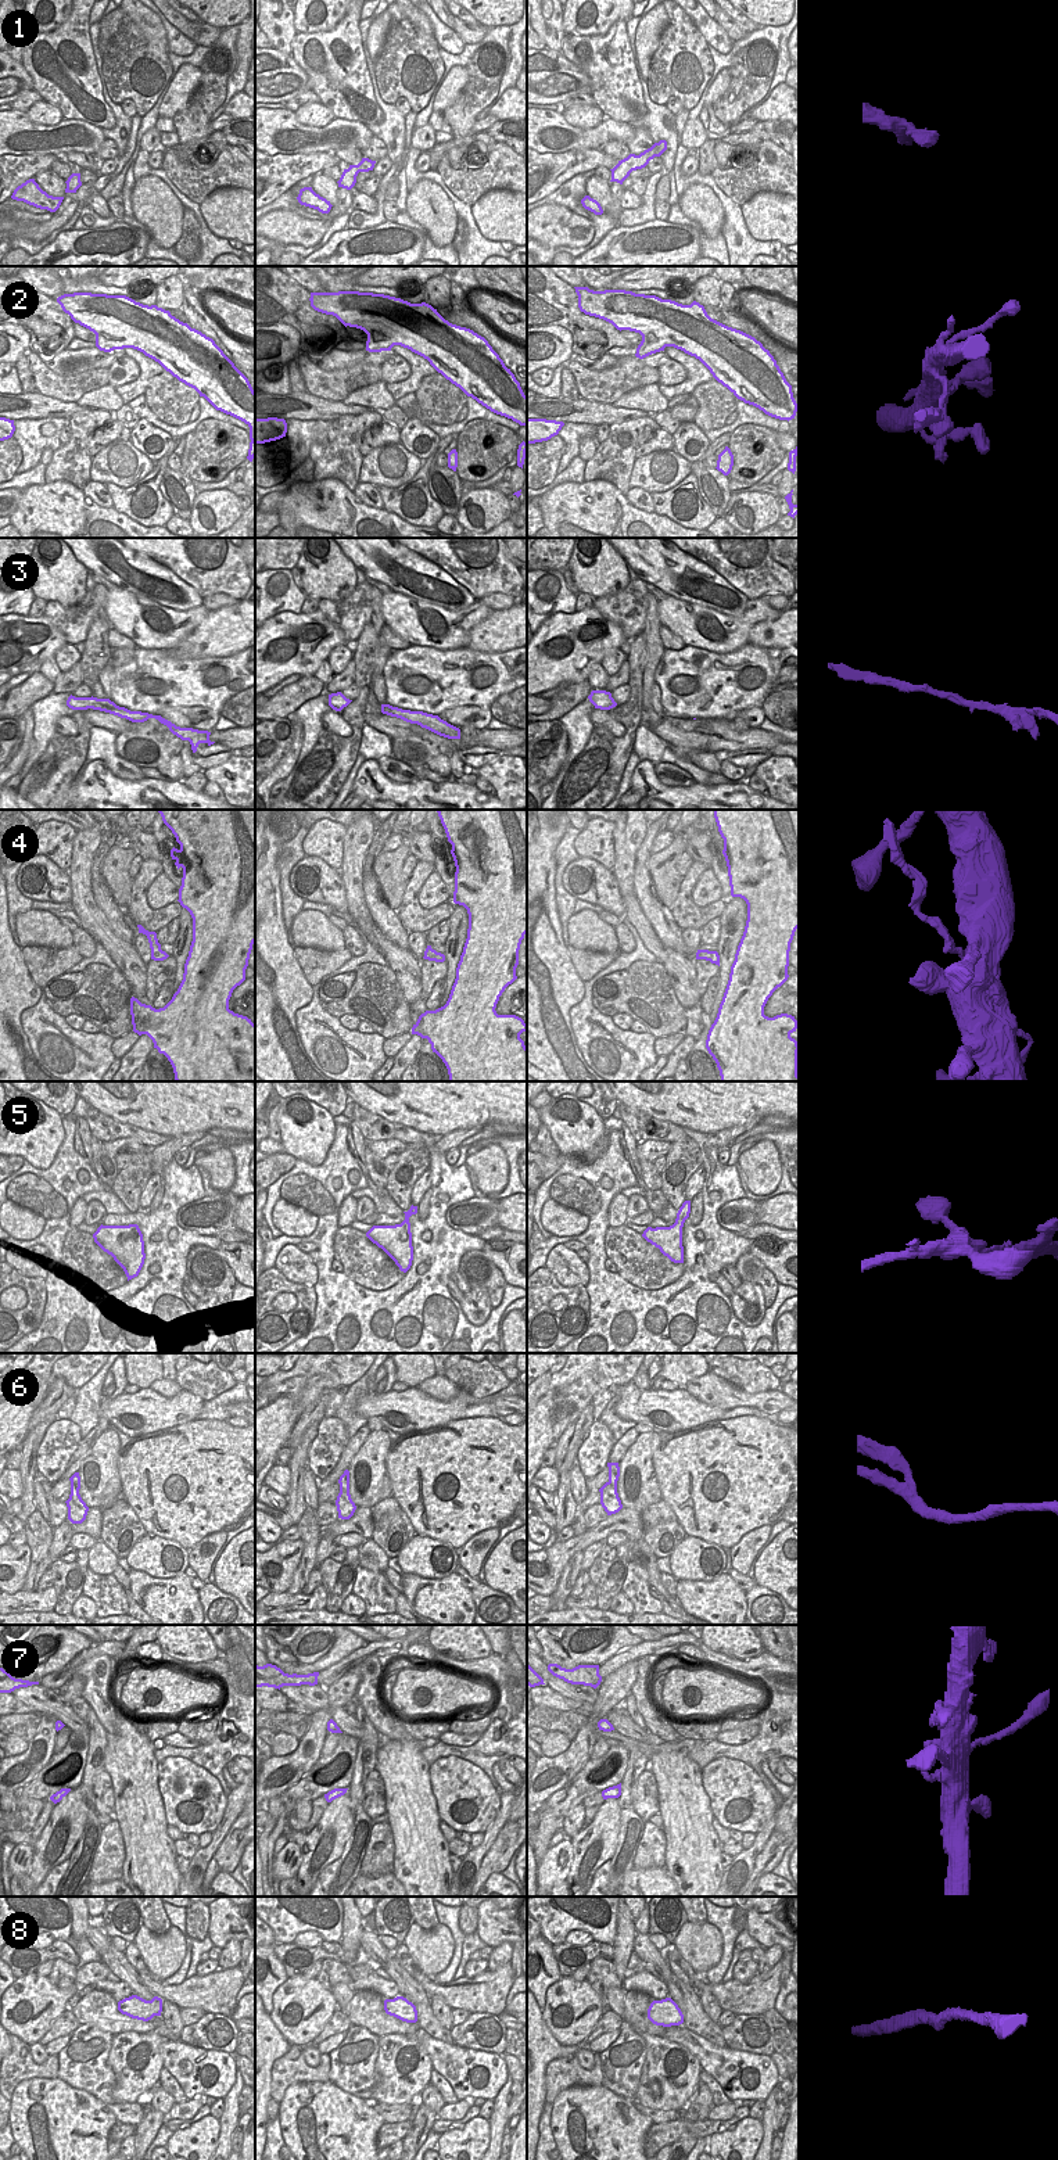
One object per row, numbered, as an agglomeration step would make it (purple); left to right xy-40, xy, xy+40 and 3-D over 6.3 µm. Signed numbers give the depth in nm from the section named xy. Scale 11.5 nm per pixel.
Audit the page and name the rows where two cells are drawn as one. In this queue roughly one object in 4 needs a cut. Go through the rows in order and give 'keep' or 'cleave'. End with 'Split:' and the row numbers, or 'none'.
1: keep
2: keep
3: keep
4: cleave
5: keep
6: cleave
7: keep
8: keep
Split: 4, 6

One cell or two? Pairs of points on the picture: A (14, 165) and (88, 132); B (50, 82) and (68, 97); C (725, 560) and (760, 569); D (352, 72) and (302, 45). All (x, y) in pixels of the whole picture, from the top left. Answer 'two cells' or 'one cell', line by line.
A: two cells
B: one cell
C: one cell
D: one cell

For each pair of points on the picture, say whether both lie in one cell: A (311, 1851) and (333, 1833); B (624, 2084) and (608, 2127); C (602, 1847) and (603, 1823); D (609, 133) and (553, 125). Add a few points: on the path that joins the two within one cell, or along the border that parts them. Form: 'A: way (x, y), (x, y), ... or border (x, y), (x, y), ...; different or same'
A: way (316, 1850), (327, 1839); same
B: border (602, 2085), (628, 2099); different
C: way (602, 1841), (603, 1829); same
D: way (595, 135), (577, 135), (567, 128); same

